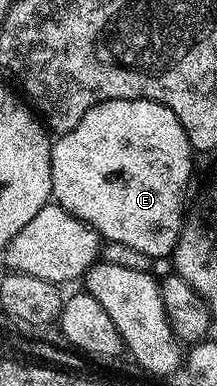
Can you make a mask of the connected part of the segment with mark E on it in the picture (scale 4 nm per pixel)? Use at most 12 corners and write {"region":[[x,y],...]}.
{"region":[[148,99],[51,144],[54,202],[153,261],[185,222],[191,142]]}

